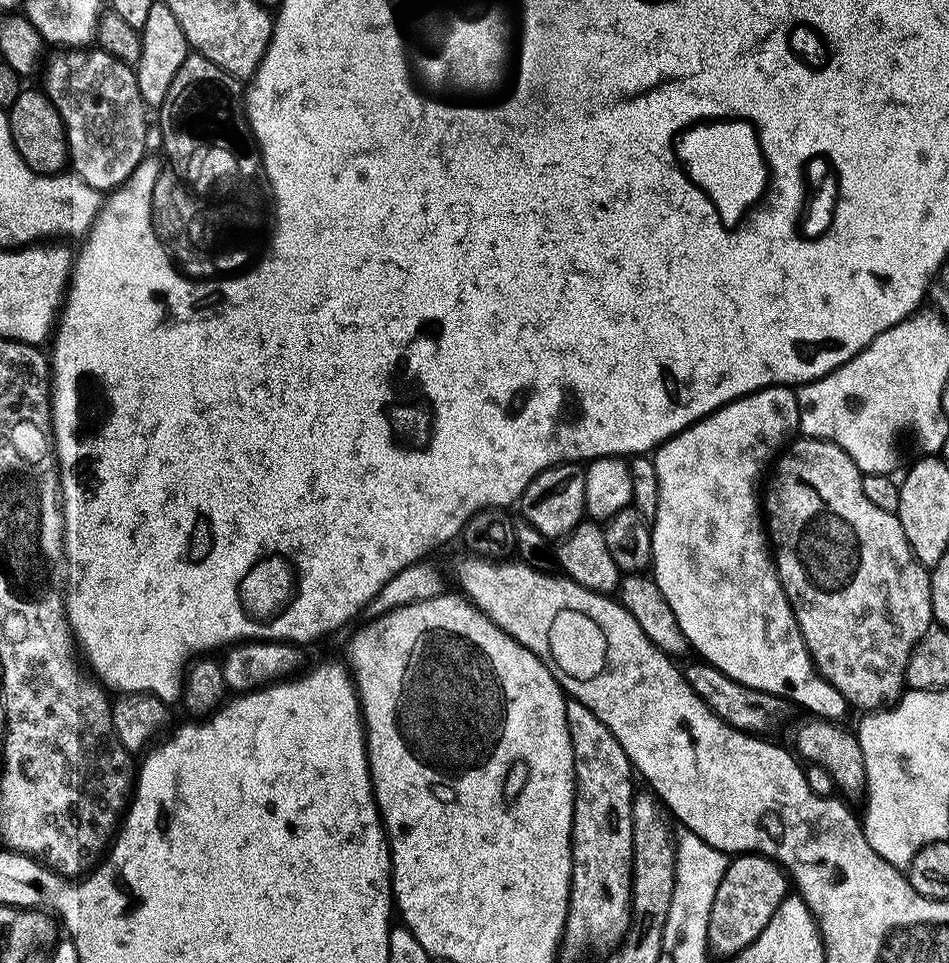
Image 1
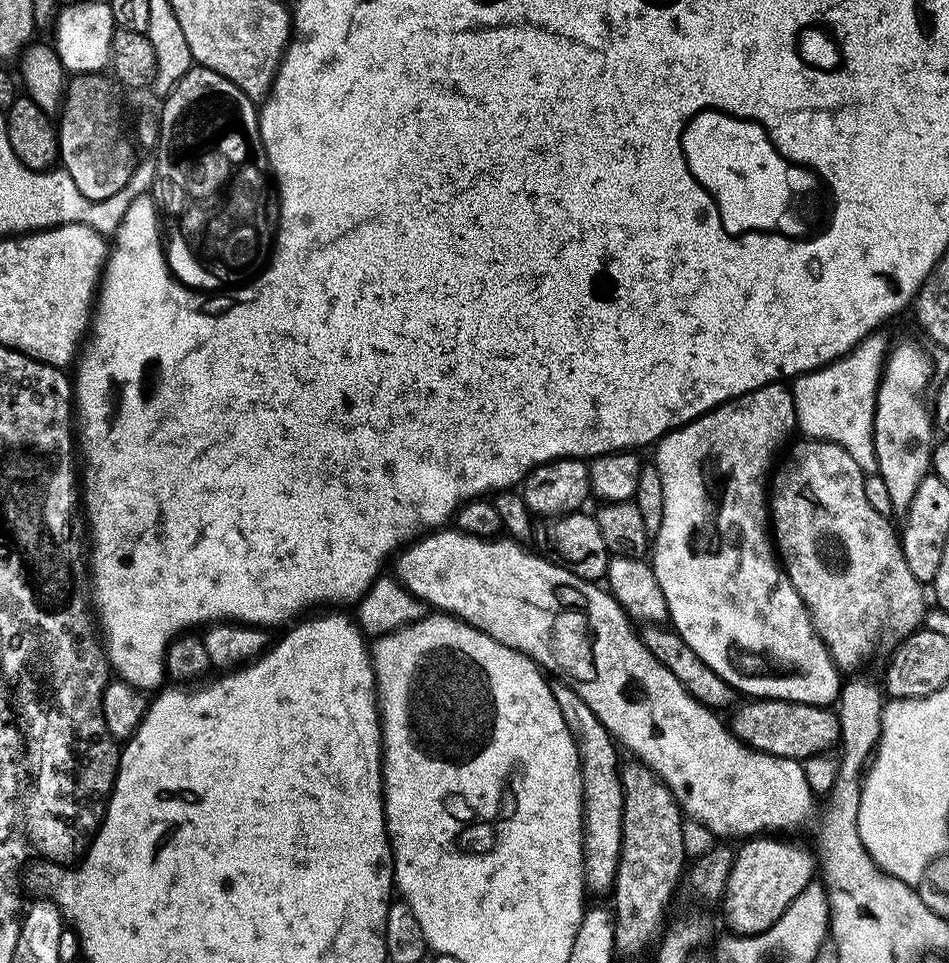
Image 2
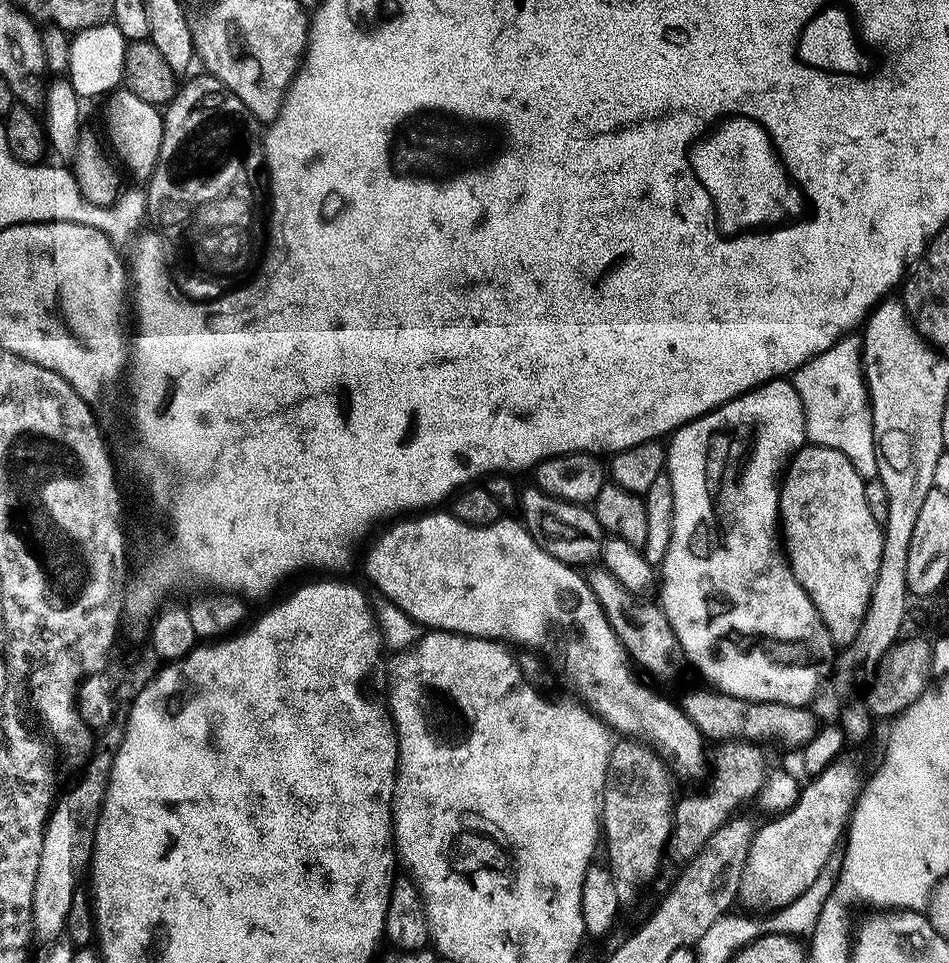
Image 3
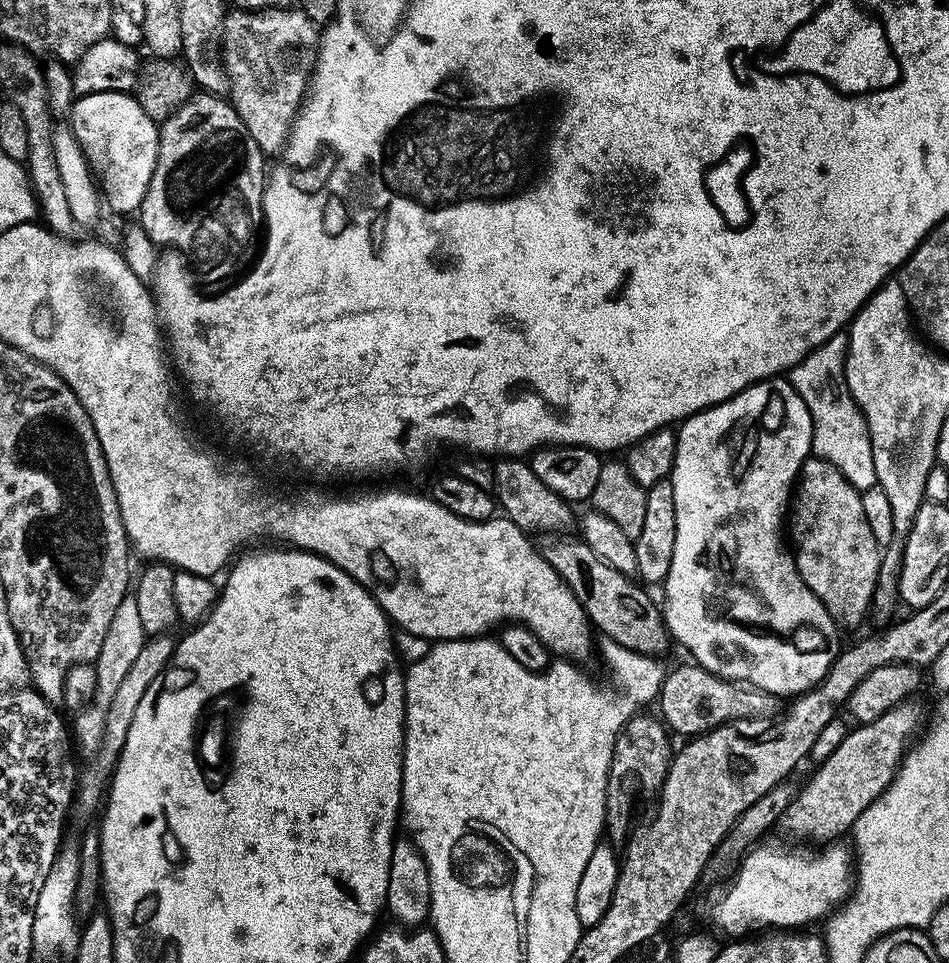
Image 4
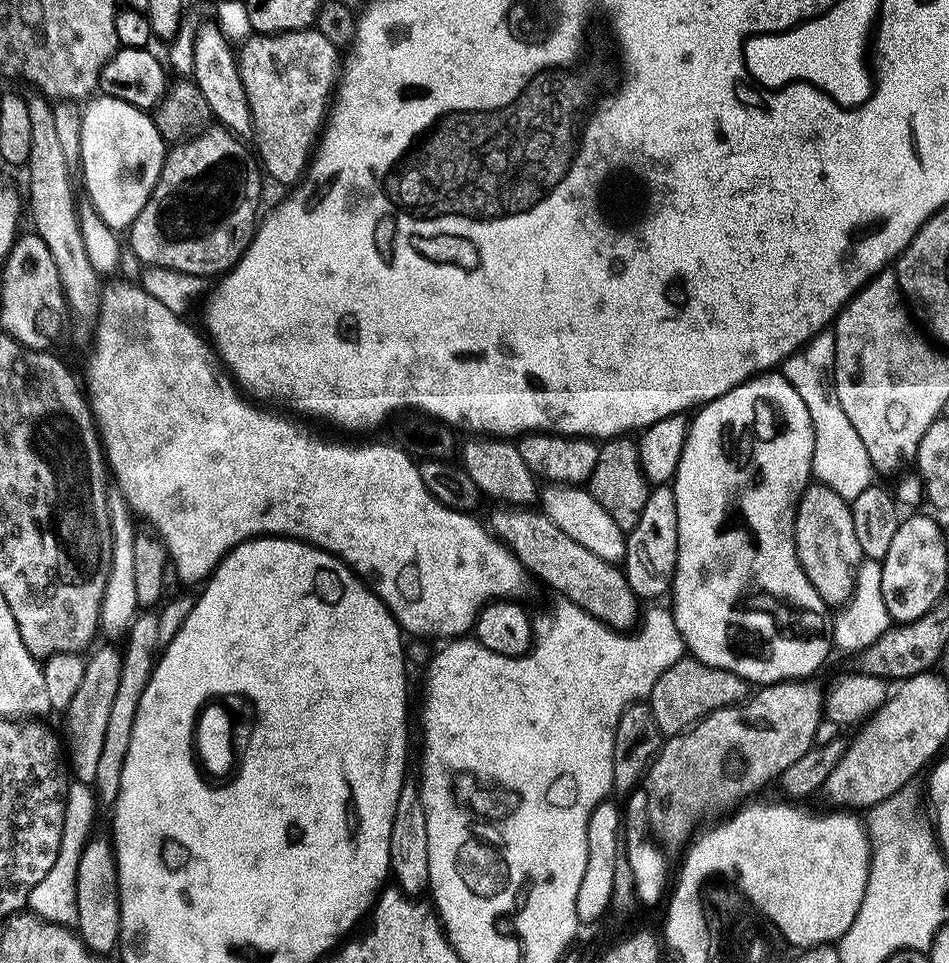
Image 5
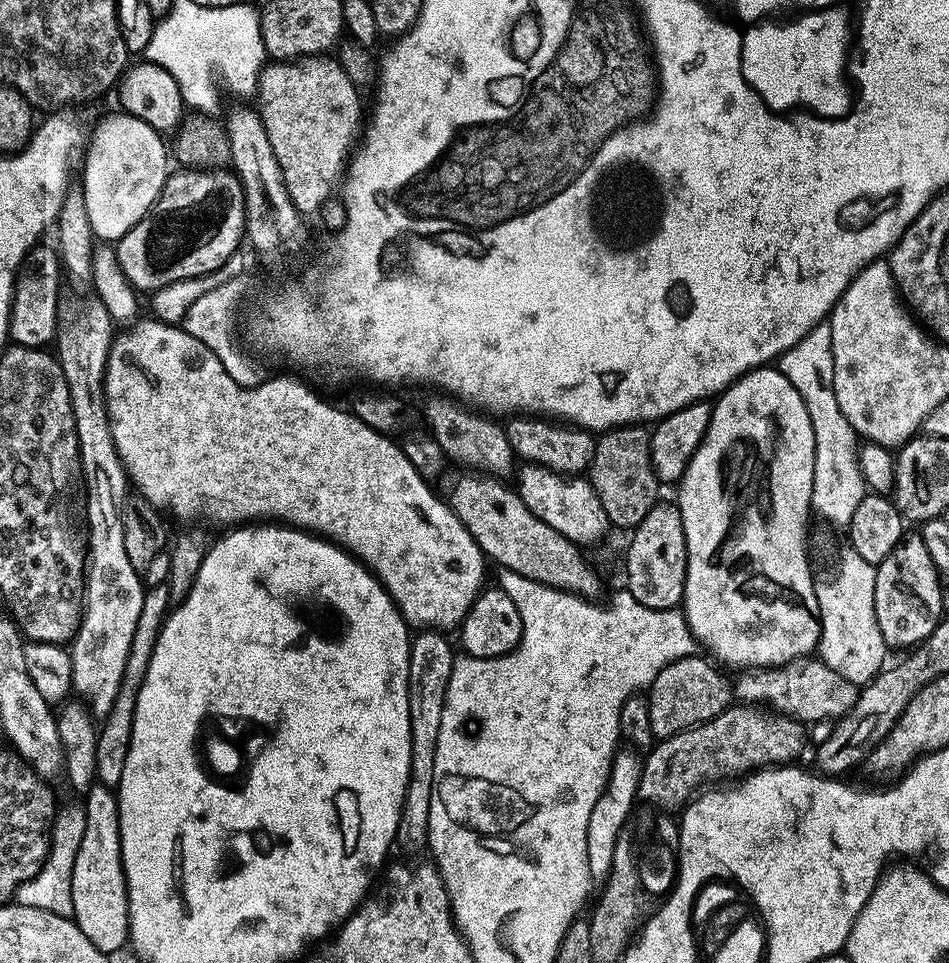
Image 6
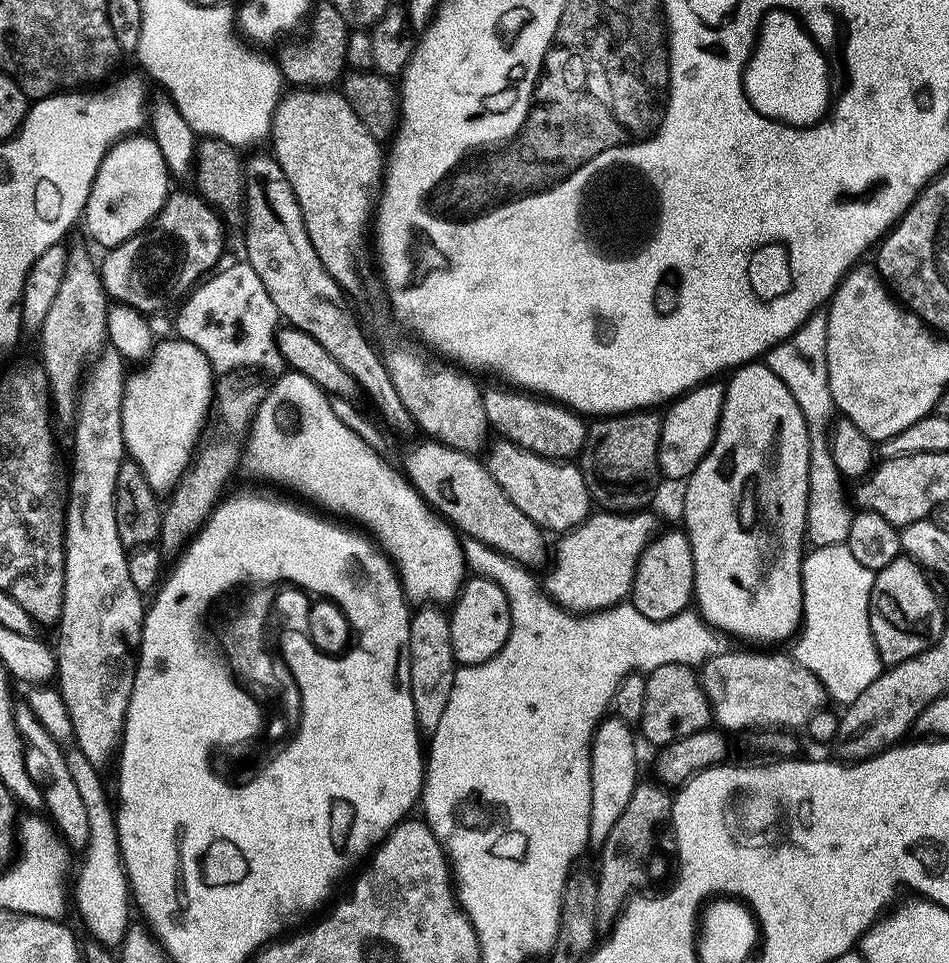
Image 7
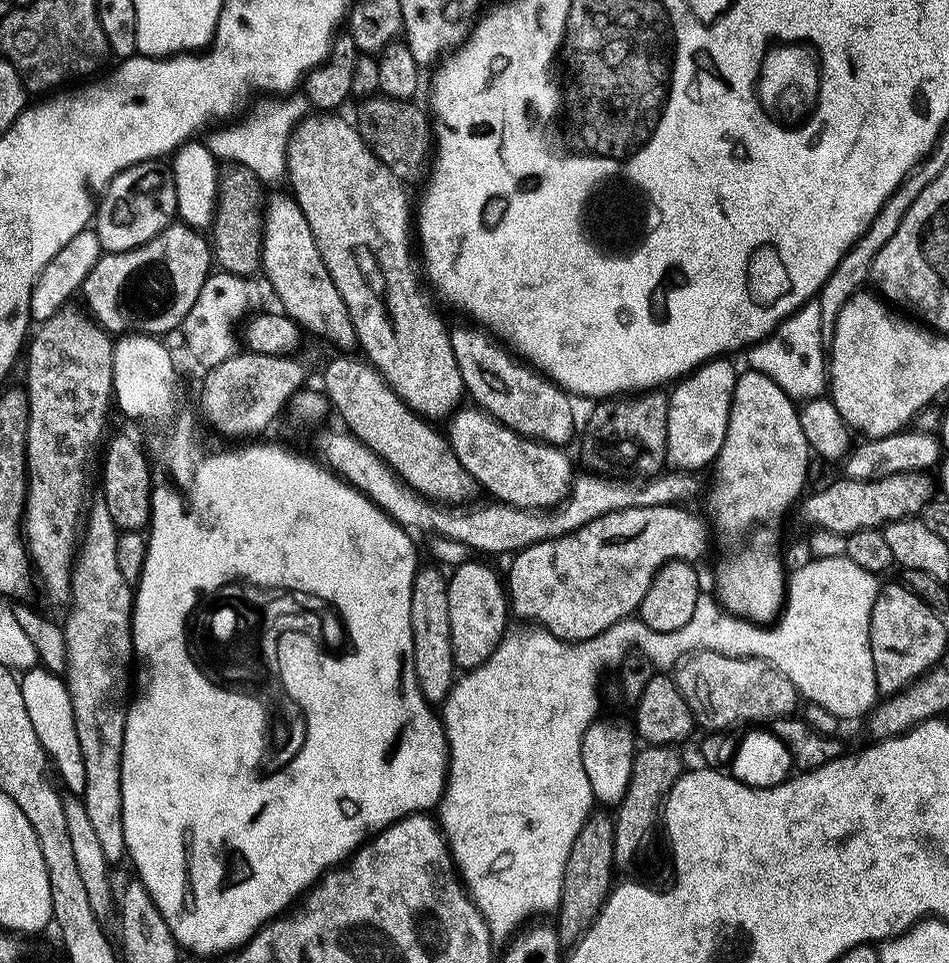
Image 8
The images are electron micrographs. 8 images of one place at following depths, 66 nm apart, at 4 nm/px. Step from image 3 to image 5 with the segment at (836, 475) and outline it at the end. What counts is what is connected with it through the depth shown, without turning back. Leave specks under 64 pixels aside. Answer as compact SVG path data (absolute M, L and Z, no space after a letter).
M822 484L809 486L796 510L796 549L802 570L806 570L806 578L810 578L825 604L843 606L852 599L856 593L856 575L865 559L858 543L858 533L854 530L854 514L849 501Z

